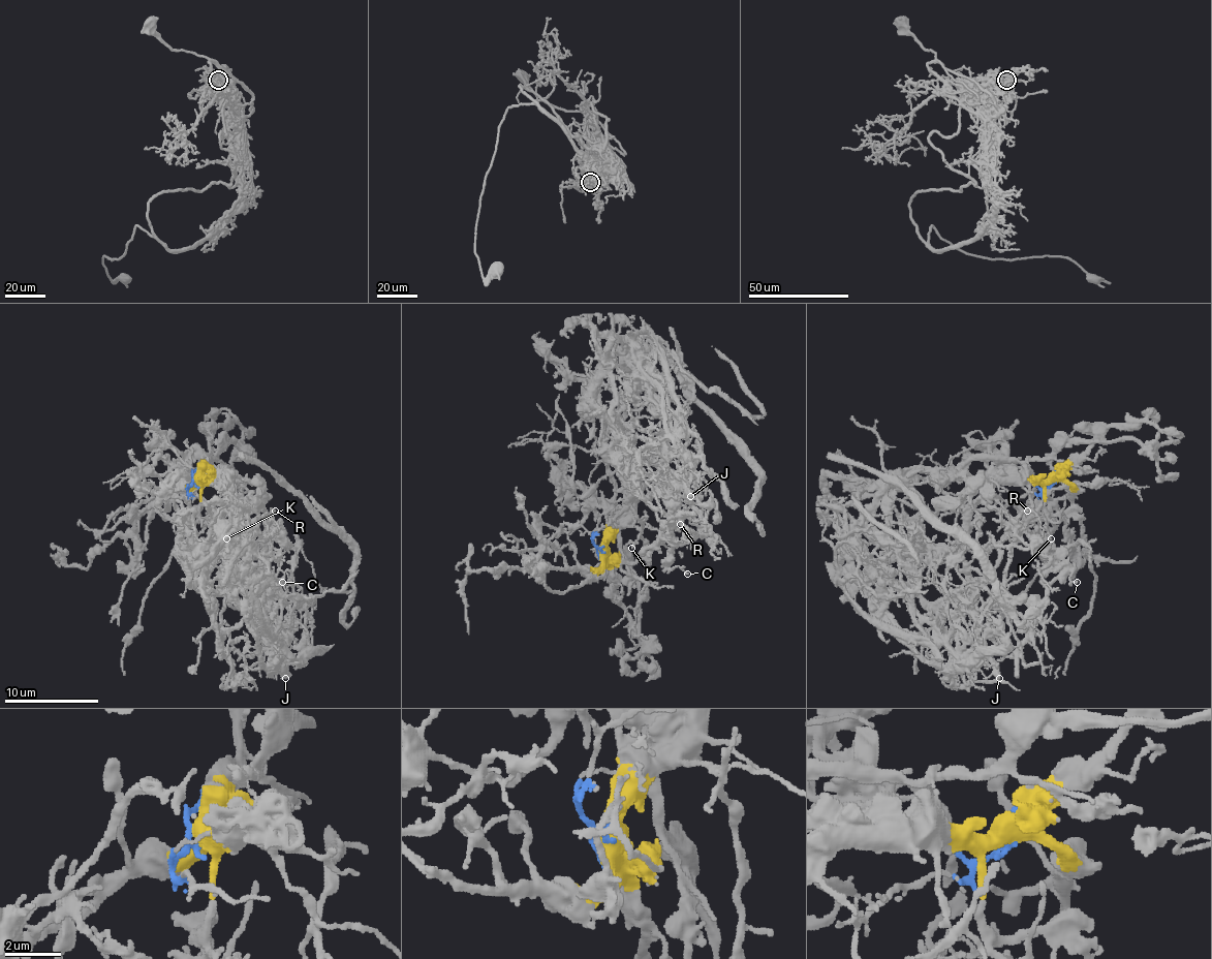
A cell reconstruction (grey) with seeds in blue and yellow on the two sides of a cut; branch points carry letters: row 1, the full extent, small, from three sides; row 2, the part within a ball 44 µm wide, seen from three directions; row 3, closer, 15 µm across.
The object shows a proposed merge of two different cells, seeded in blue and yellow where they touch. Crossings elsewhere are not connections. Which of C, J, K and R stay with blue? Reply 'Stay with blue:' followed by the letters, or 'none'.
Stay with blue: K

